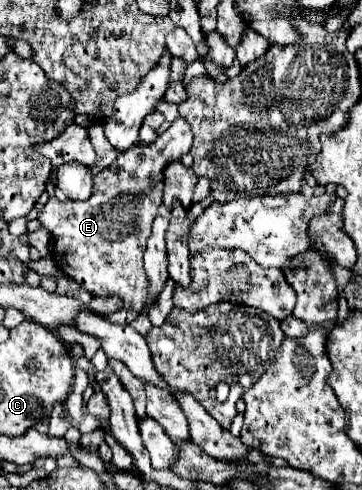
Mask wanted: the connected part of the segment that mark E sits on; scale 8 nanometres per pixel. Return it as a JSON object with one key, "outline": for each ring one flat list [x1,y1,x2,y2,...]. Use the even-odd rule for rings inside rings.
{"outline":[[177,118,151,146,137,144,127,152,121,152,119,158,105,170,95,176,93,194,85,202,61,202,55,196,47,200,39,212,39,228,45,228,53,236,53,256,55,264,69,278,79,282,93,296,119,294,125,300,125,308,139,312,143,306,143,294,147,294,147,276,143,274,143,252,147,248,147,238,151,236,151,224,155,220,157,208,163,204,163,170,169,162,181,160,193,144,193,132,185,118]]}

